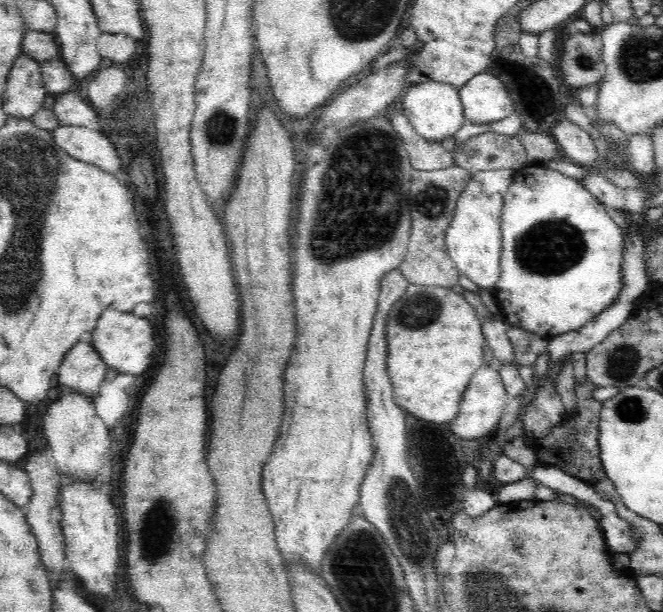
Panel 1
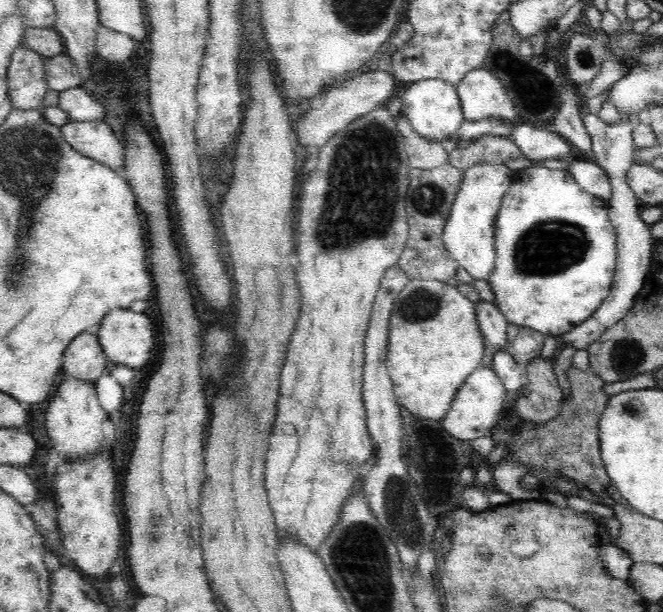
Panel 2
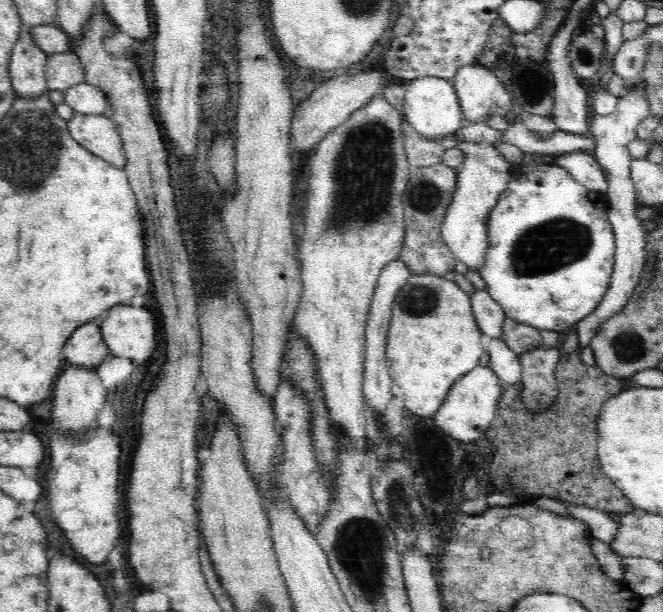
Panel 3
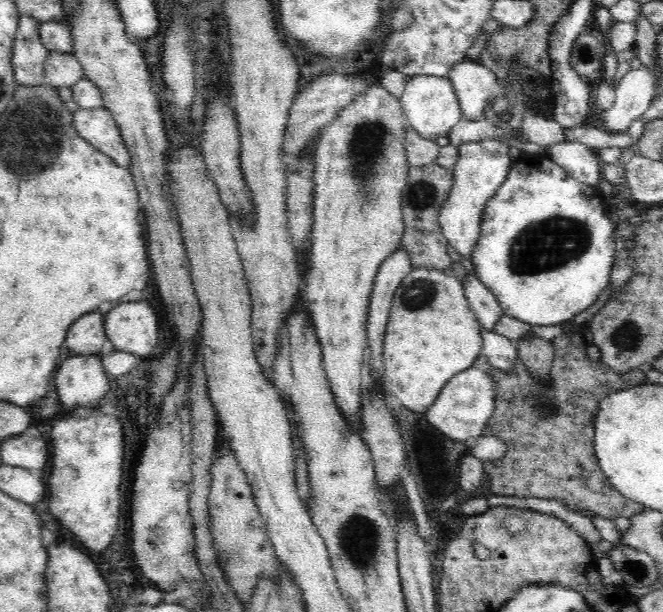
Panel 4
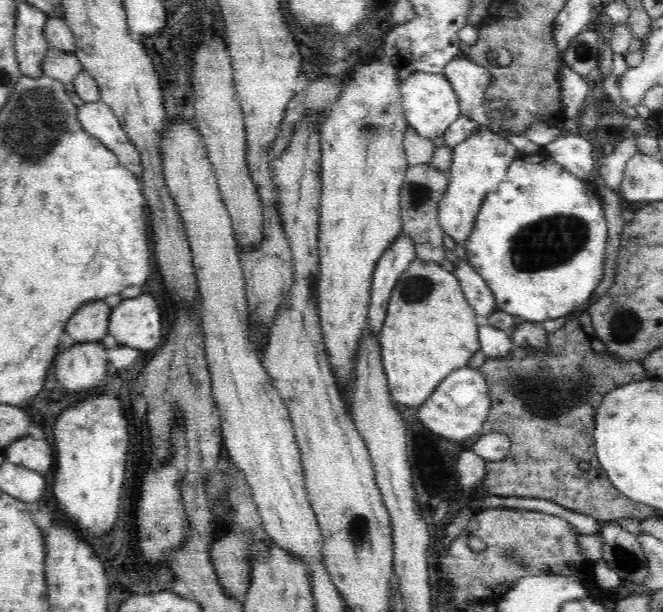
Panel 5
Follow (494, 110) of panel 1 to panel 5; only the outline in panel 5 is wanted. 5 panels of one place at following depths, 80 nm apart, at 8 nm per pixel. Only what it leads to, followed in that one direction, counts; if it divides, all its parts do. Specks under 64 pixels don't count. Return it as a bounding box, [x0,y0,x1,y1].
[443,55,491,126]

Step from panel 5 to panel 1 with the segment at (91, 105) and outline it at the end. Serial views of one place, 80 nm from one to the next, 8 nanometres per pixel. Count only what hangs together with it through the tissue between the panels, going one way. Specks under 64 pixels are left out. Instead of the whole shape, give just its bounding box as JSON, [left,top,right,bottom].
[51,126,121,174]

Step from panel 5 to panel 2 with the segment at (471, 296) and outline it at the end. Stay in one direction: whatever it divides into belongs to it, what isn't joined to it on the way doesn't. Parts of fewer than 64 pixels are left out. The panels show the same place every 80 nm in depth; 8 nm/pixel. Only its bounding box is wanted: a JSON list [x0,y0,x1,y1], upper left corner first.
[476,301,508,351]

